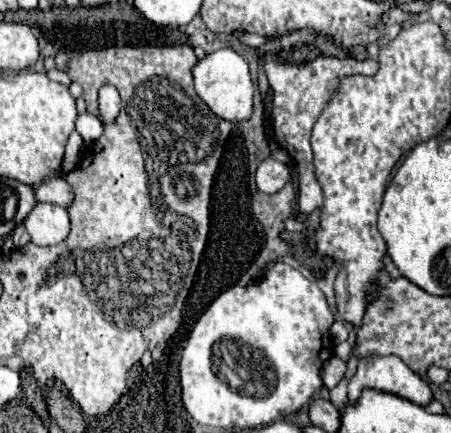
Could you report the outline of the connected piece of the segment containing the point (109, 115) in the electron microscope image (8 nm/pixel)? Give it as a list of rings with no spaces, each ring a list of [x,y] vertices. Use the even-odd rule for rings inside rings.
[[[103,86],[99,90],[99,112],[101,112],[103,122],[115,120],[115,116],[119,114],[119,108],[121,108],[119,104],[121,104],[119,92],[113,86]]]

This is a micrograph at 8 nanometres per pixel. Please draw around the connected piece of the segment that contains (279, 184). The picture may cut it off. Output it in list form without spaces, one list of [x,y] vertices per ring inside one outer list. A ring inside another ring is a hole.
[[[269,156],[269,158],[265,158],[265,160],[259,164],[259,168],[257,168],[257,172],[255,172],[255,178],[257,178],[257,188],[259,188],[261,192],[265,192],[265,194],[275,194],[275,192],[279,192],[279,190],[285,186],[285,182],[289,180],[289,168],[287,168],[283,162],[279,162],[279,160],[275,160],[273,156]]]

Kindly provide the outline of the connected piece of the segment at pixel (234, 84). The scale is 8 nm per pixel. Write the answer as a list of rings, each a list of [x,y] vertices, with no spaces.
[[[221,48],[207,54],[205,58],[197,60],[191,72],[195,80],[195,92],[211,108],[211,112],[229,122],[243,122],[251,118],[255,88],[251,82],[247,62],[233,48]]]

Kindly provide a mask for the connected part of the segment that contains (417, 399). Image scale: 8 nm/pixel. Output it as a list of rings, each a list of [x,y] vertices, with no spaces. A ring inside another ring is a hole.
[[[367,356],[367,358],[363,358],[359,362],[353,378],[349,380],[349,402],[355,402],[363,388],[389,392],[389,394],[405,398],[413,404],[419,404],[419,406],[427,406],[429,400],[433,398],[429,384],[419,374],[415,374],[399,356]]]

